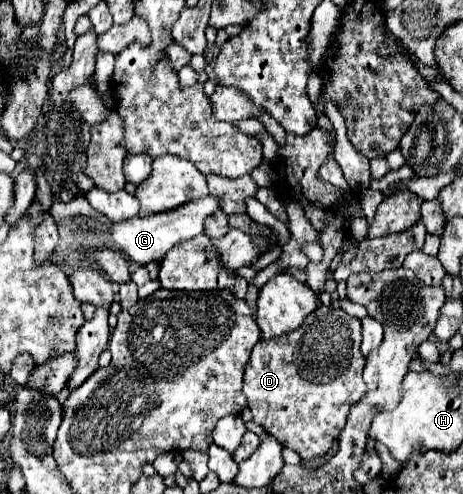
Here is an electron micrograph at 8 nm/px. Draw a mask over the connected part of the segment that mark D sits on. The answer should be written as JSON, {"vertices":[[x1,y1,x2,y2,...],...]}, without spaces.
{"vertices":[[319,305,309,319,289,335,275,339,261,339,249,357,249,367,243,375,243,393,247,395,253,421,261,425,269,435,273,435,283,447,289,447,301,455,303,461,323,457,333,441,339,437,341,427,349,415,349,407,357,403,367,391,361,377,365,367,365,357,361,355,361,323,355,317,349,317,341,309]]}

